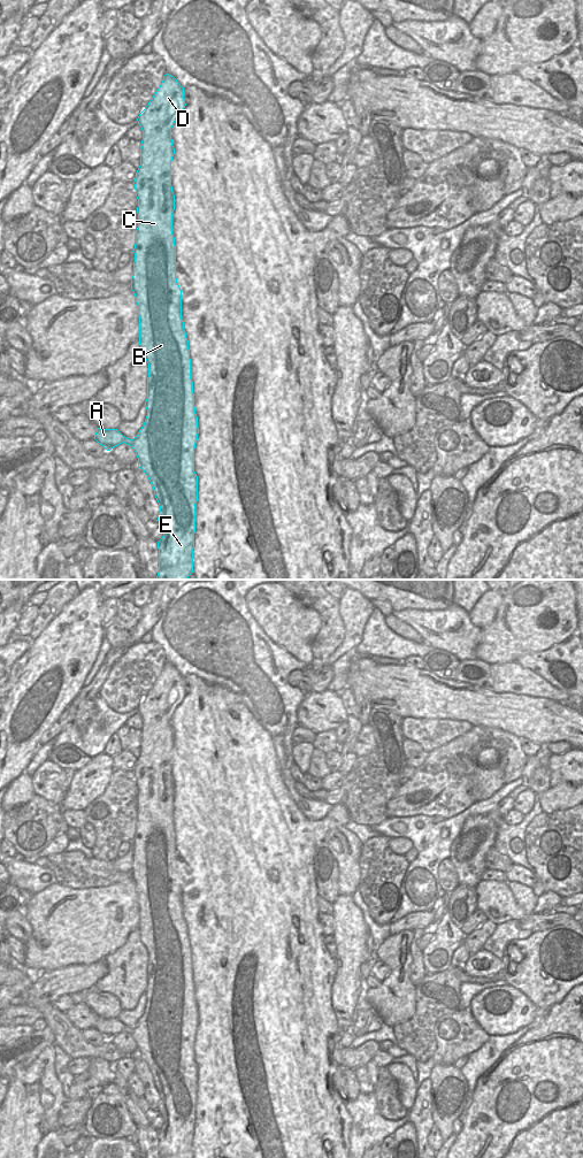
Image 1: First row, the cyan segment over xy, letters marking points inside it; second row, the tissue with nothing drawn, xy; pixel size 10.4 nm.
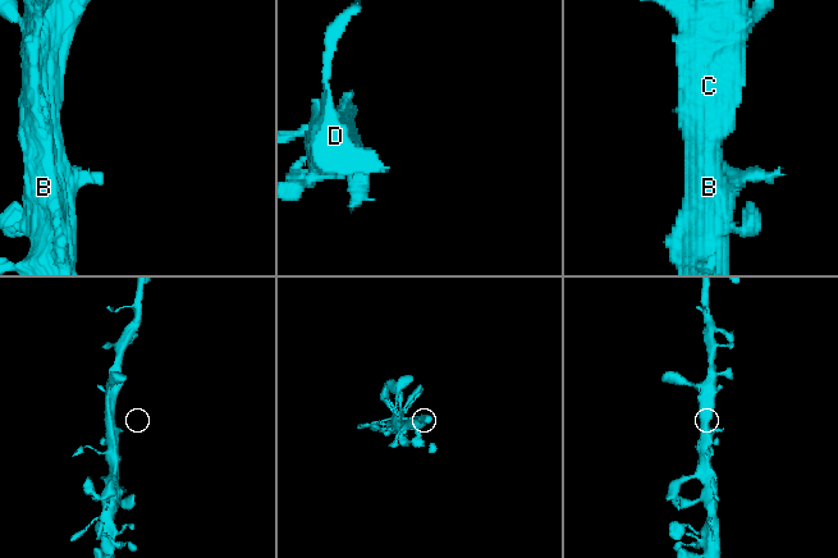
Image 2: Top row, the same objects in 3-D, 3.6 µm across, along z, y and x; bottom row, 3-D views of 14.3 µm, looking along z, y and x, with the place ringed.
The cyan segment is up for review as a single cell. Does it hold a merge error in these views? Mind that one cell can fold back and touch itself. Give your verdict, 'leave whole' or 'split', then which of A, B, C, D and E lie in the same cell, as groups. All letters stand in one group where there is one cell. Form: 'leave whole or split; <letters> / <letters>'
leave whole; A B C D E

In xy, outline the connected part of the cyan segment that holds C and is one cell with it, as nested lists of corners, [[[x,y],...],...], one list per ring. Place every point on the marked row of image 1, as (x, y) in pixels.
[[[166,74],[152,100],[137,118],[143,130],[143,146],[140,148],[140,166],[133,182],[138,199],[138,228],[132,251],[135,253],[135,262],[131,290],[138,305],[140,353],[148,363],[147,399],[145,401],[147,416],[144,425],[133,439],[126,438],[117,429],[98,428],[94,435],[94,439],[107,451],[122,443],[130,445],[138,458],[138,467],[144,470],[153,486],[154,496],[160,506],[158,521],[163,530],[163,536],[158,542],[159,573],[155,580],[189,580],[189,576],[193,573],[195,504],[198,501],[194,448],[199,428],[194,407],[193,382],[191,379],[189,340],[182,320],[182,290],[176,278],[176,246],[172,235],[175,194],[171,186],[171,161],[175,148],[172,146],[171,128],[185,106],[184,87],[174,76]]]

